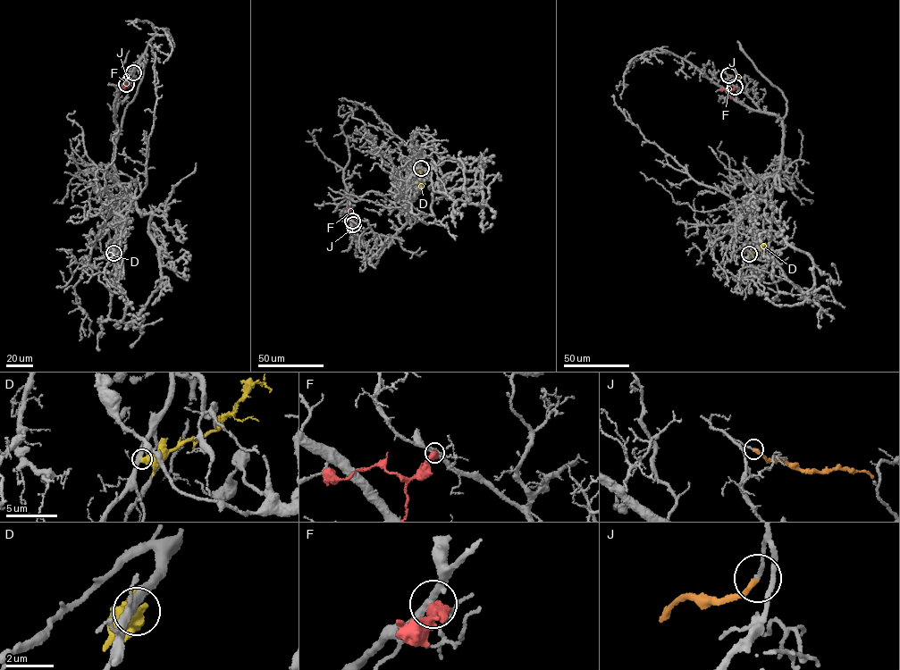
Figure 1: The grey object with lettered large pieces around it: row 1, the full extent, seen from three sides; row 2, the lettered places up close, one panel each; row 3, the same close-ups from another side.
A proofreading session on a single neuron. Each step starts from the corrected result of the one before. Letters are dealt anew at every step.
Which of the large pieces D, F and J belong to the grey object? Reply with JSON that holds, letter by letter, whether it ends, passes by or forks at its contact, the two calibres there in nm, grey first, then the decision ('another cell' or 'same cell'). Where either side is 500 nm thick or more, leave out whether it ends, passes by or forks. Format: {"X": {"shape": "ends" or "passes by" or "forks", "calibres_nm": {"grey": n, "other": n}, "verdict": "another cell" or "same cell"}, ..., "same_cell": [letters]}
{"D": {"shape": "ends", "calibres_nm": {"grey": 280, "other": 440}, "verdict": "another cell"}, "F": {"calibres_nm": {"grey": 280, "other": 600}, "verdict": "another cell"}, "J": {"shape": "ends", "calibres_nm": {"grey": 130, "other": 240}, "verdict": "another cell"}, "same_cell": []}

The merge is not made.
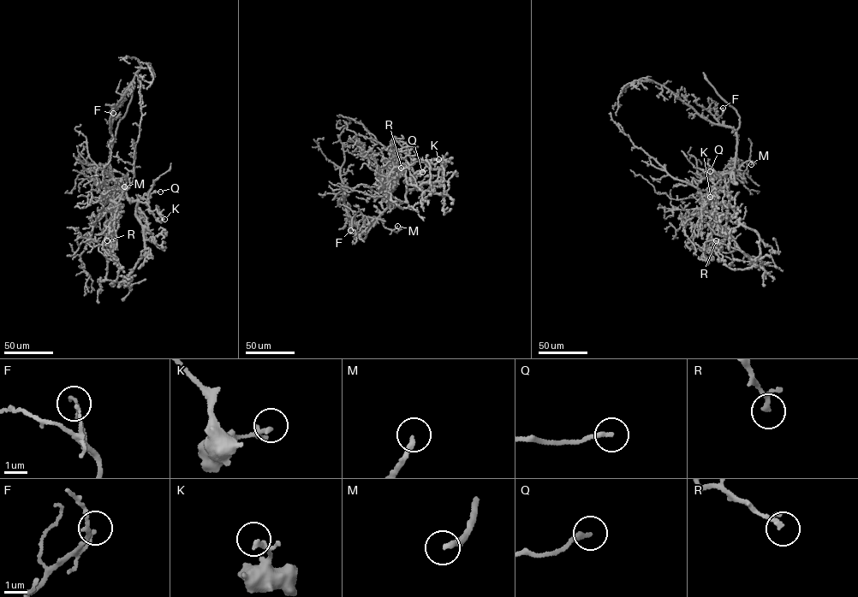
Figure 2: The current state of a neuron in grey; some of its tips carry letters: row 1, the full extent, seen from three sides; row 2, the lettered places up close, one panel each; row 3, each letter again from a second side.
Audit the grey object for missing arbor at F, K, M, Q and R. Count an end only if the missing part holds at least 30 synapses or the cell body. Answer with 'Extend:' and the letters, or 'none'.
Extend: M

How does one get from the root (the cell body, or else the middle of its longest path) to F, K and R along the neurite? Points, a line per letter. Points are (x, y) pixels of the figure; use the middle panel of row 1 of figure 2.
F: (388, 207), (365, 231), (352, 220), (350, 230)
K: (388, 207), (393, 203), (394, 206), (408, 202), (405, 196), (408, 178), (422, 170), (429, 161), (438, 159)
R: (388, 207), (384, 180), (399, 173), (397, 166), (401, 168)

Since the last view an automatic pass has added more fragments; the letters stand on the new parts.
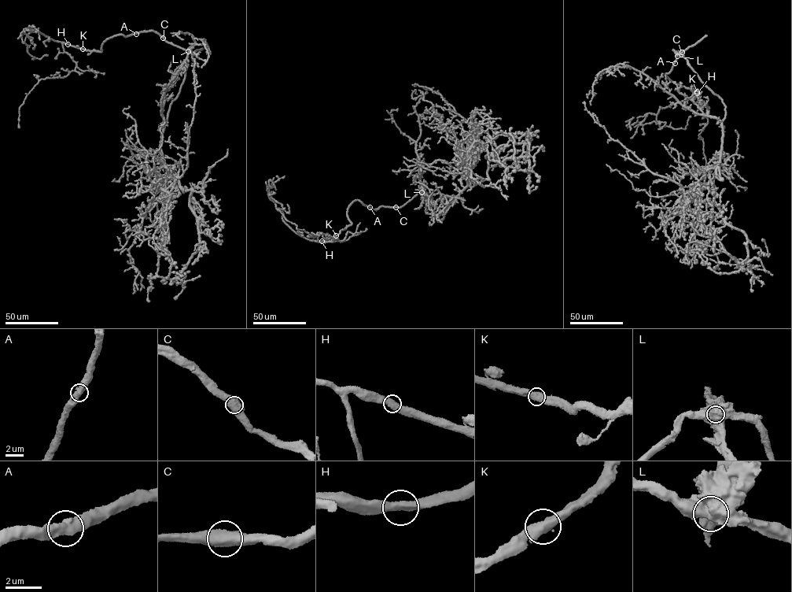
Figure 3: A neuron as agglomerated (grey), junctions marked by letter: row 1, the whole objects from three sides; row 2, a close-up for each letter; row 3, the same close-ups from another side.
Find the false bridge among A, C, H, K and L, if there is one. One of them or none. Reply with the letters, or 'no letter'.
L

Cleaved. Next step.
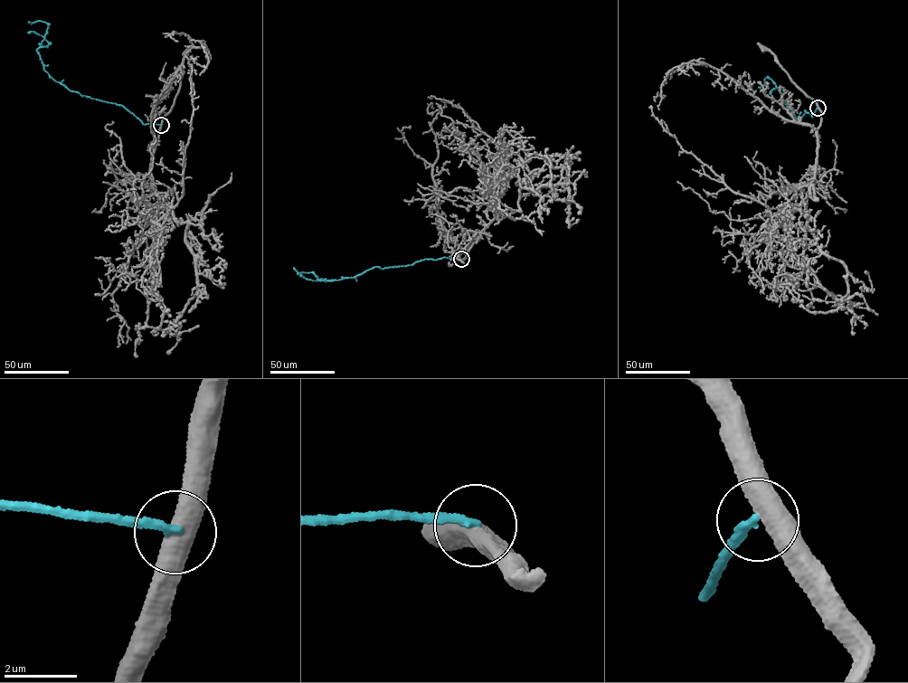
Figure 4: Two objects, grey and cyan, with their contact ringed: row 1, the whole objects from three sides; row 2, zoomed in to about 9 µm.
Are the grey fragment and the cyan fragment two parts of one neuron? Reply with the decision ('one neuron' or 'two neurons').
two neurons

